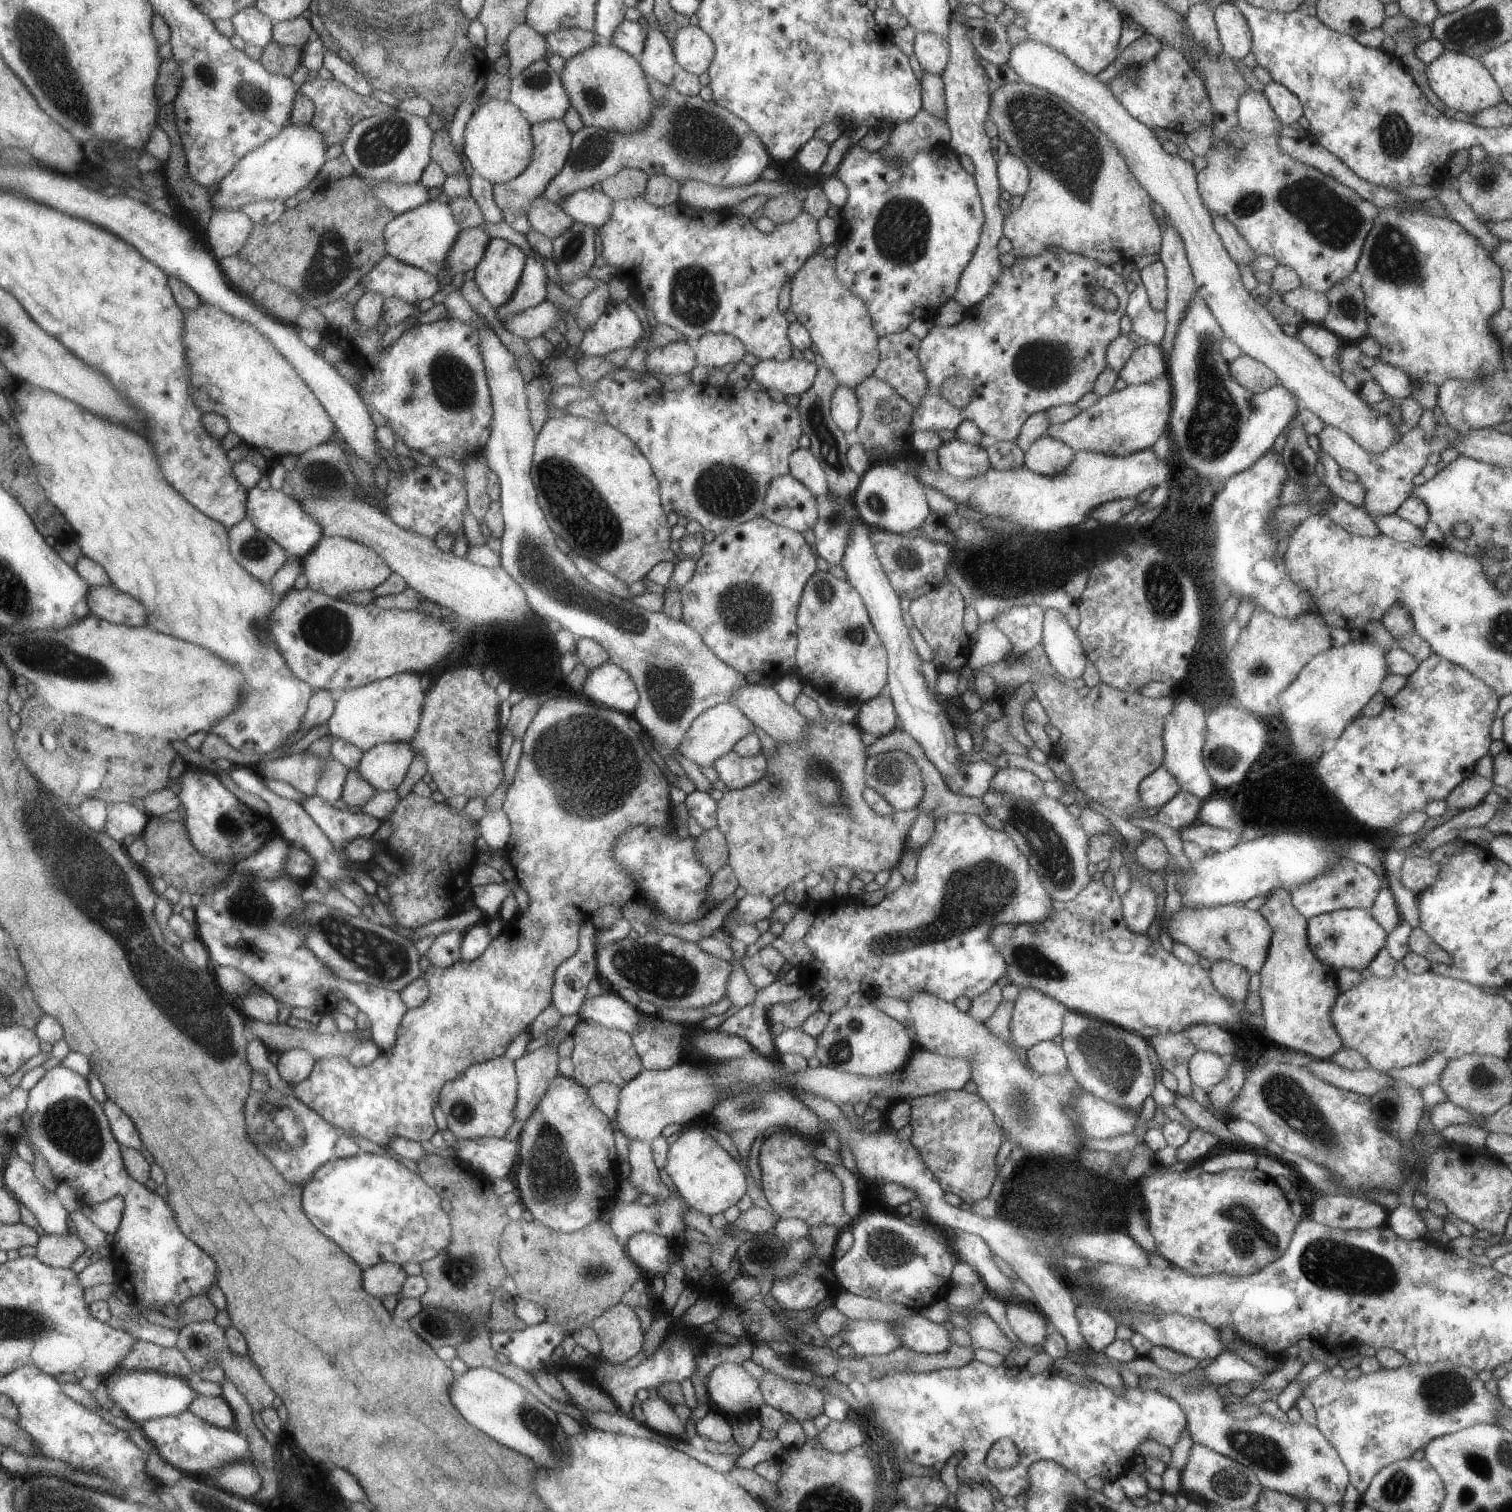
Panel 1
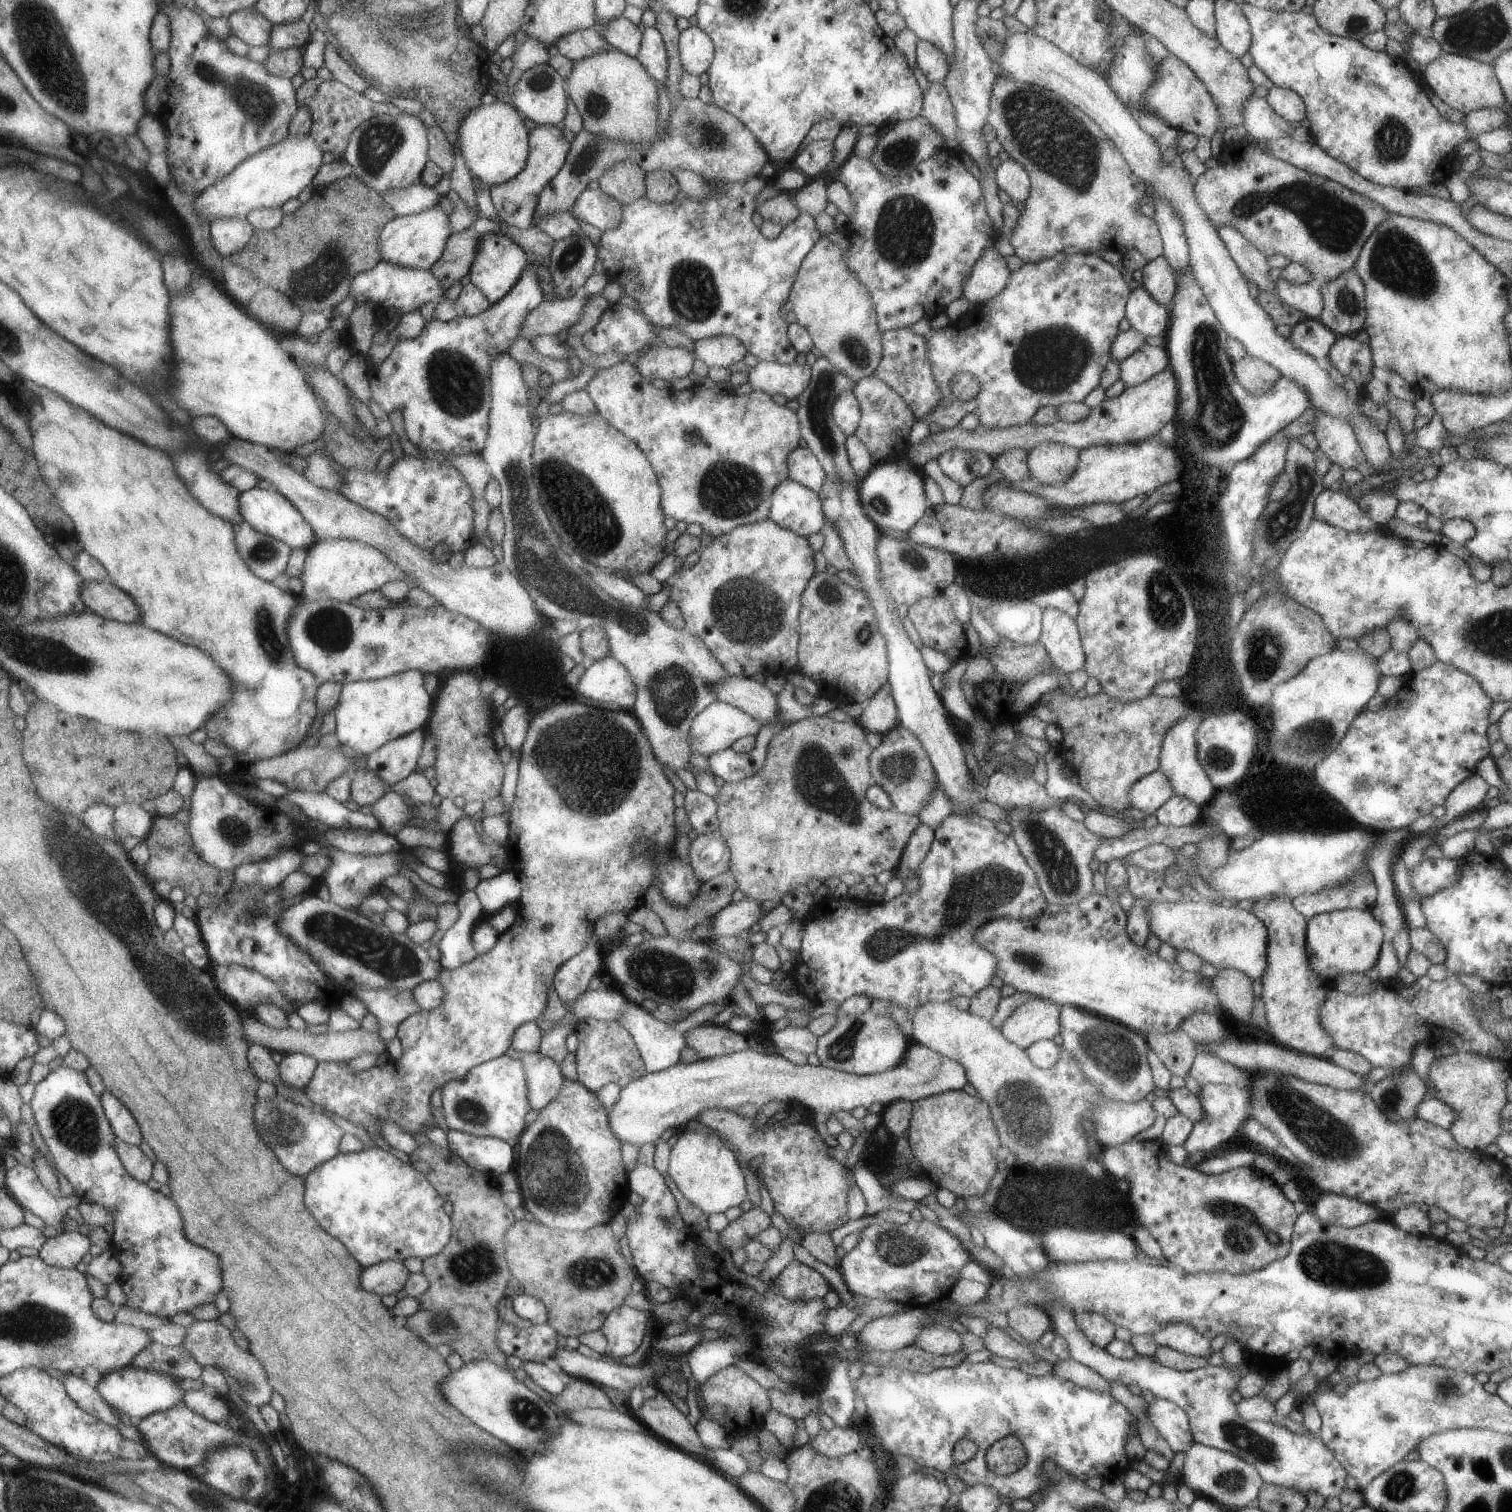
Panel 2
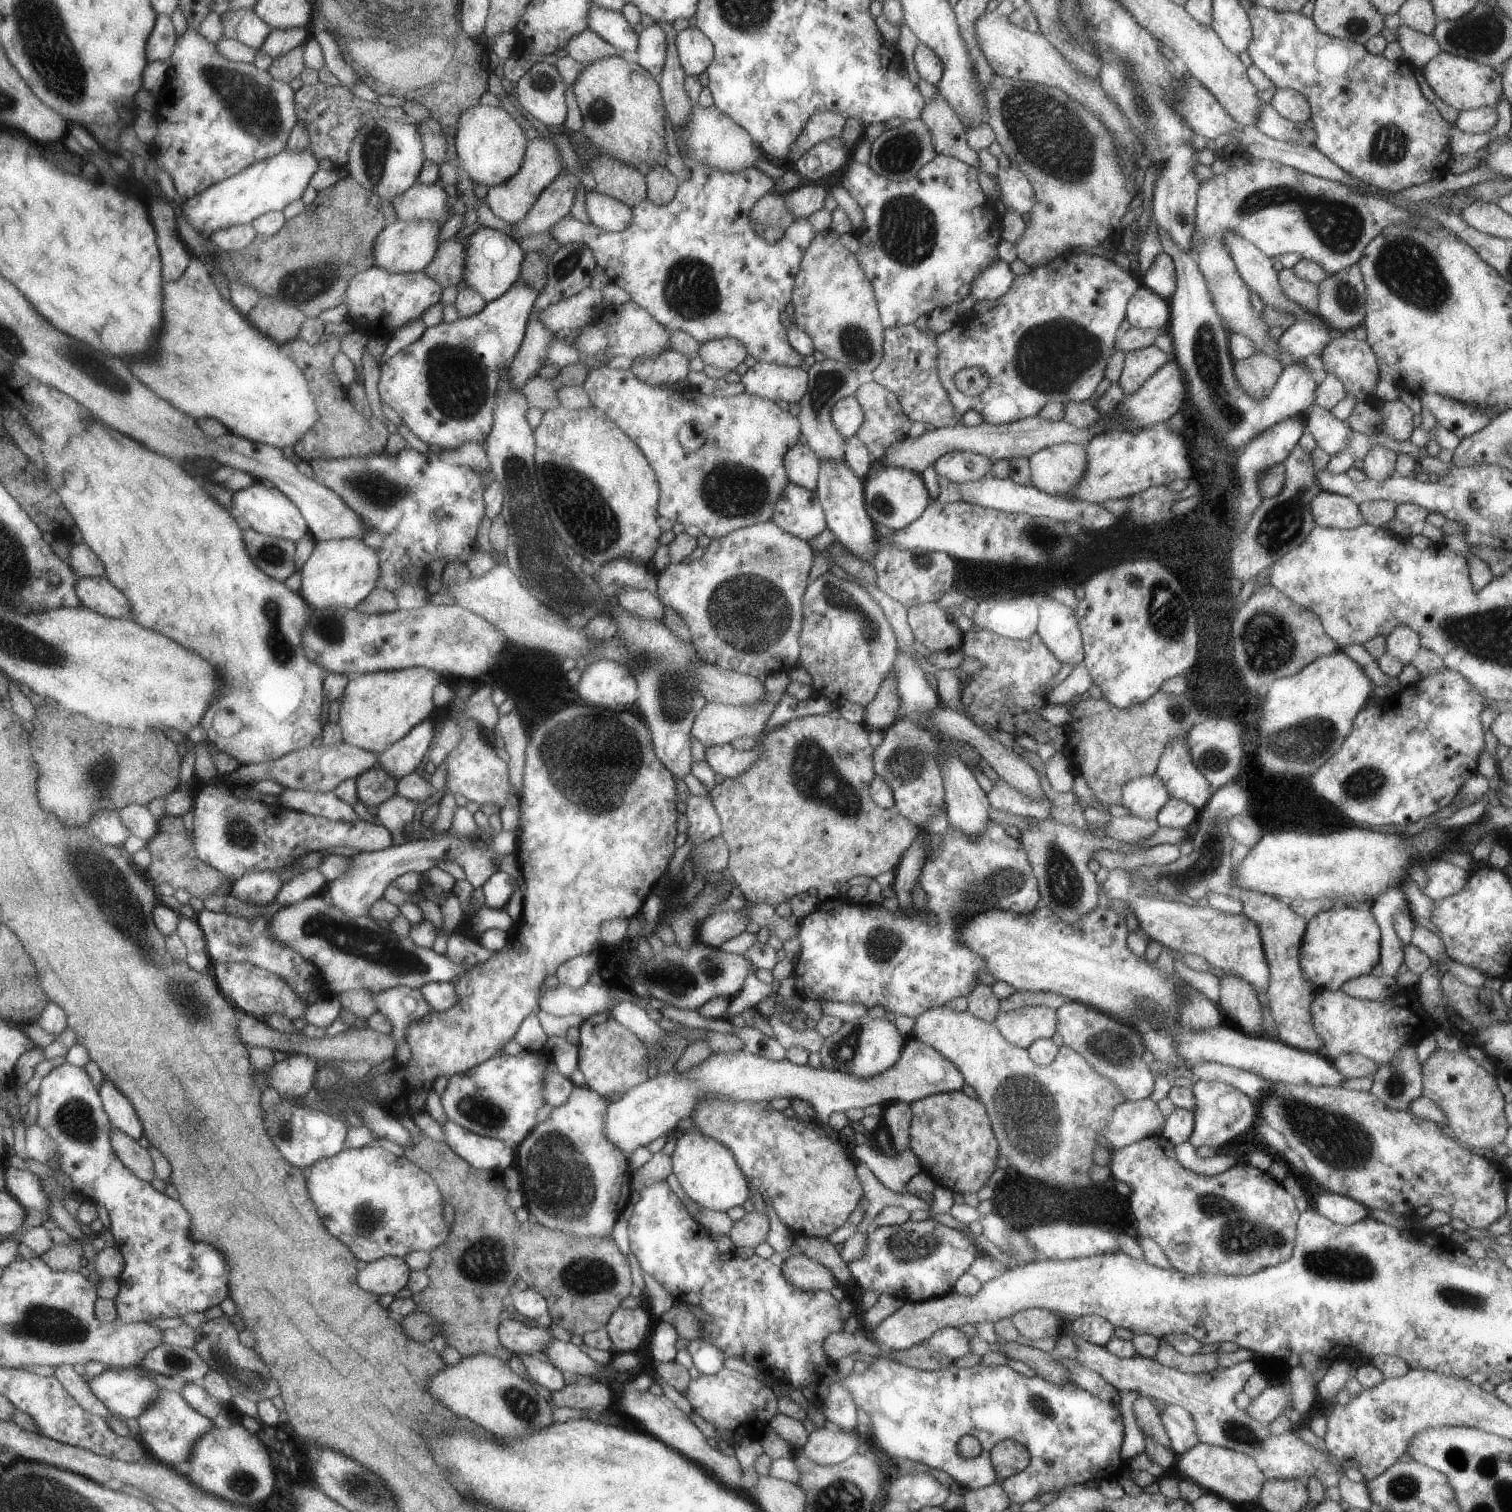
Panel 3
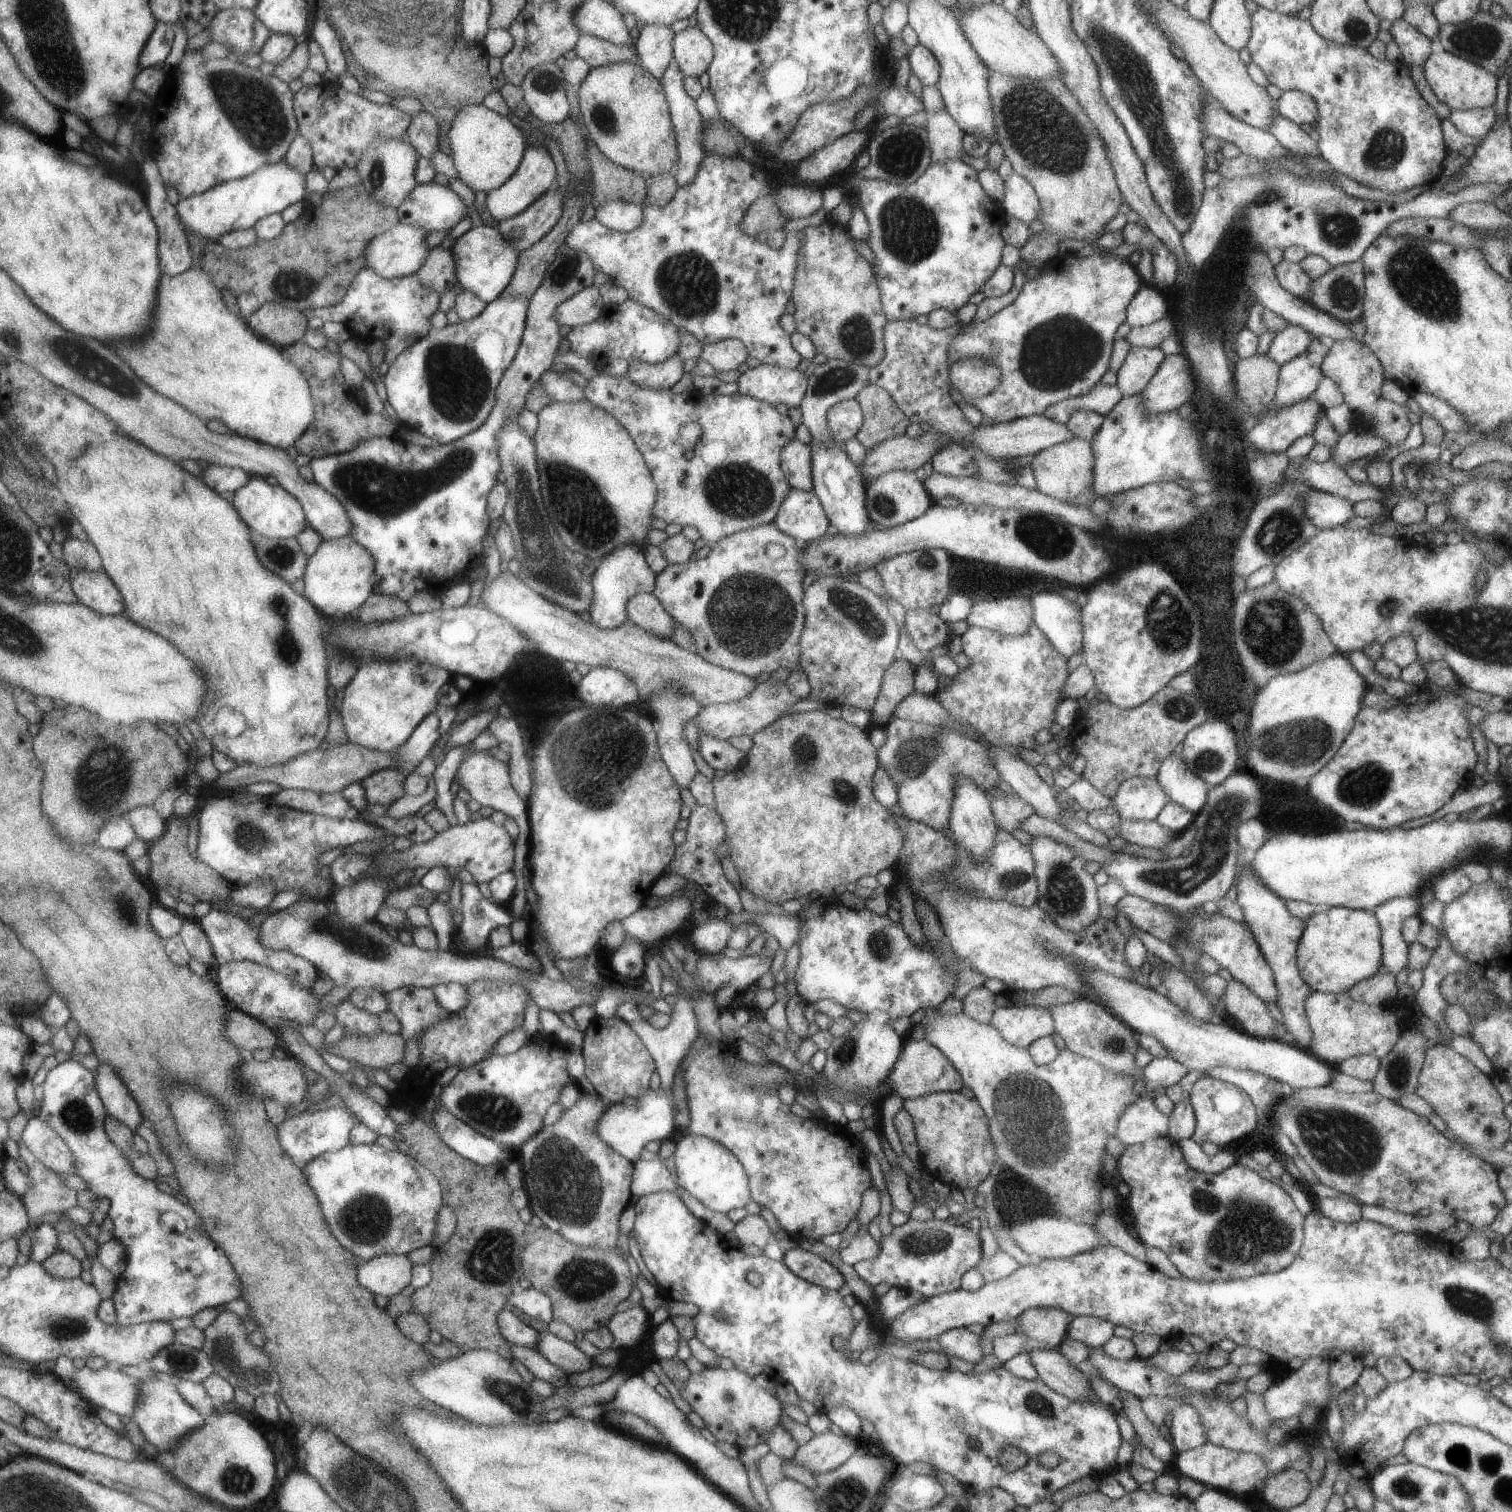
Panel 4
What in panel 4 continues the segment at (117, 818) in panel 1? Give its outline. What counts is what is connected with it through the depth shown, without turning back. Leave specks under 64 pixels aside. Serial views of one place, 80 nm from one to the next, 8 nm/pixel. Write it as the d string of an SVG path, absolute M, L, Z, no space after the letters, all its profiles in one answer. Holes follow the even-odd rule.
M137 807L129 813L124 814L124 818L134 827L136 834L148 845L157 841L167 831L167 819L152 807Z

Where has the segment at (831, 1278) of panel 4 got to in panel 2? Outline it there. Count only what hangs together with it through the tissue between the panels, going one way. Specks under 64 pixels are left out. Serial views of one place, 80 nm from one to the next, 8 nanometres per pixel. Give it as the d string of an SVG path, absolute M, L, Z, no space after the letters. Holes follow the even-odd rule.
M794 1260L780 1272L777 1279L774 1280L774 1284L780 1287L780 1290L784 1293L786 1298L790 1300L803 1300L810 1301L815 1298L824 1298L828 1292L832 1290L832 1286L826 1278L810 1266L803 1264L797 1260Z

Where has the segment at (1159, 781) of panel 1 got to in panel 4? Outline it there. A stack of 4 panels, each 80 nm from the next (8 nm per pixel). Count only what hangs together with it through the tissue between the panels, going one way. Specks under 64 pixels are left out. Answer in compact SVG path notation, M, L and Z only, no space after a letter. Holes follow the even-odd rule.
M1127 778L1111 798L1113 808L1124 821L1157 820L1159 812L1171 800L1155 778Z

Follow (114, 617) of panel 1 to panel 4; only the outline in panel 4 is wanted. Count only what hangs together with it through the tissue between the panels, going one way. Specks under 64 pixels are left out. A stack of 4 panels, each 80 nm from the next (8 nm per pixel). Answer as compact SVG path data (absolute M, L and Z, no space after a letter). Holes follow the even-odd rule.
M104 570L74 572L73 585L80 601L103 615L125 614L125 599Z

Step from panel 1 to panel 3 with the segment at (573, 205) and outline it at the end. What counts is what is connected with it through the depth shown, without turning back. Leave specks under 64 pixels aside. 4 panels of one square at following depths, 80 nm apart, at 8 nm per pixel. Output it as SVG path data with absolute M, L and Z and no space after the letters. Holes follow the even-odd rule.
M591 191L586 192L587 214L592 224L605 231L623 231L633 223L633 207L622 201Z

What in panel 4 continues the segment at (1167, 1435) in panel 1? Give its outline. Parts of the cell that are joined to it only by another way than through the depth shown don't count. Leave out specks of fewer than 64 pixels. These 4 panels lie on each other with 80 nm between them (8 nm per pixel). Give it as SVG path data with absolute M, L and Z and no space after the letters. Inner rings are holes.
M670 1191L643 1196L634 1207L636 1218L633 1230L641 1256L658 1284L656 1287L667 1300L692 1303L699 1308L693 1320L695 1337L700 1342L714 1350L720 1358L732 1360L736 1368L751 1377L765 1374L777 1380L778 1384L792 1384L797 1394L814 1404L821 1413L842 1407L853 1410L862 1420L869 1420L879 1434L883 1455L890 1456L898 1464L897 1468L906 1469L912 1462L920 1460L931 1464L935 1471L952 1474L963 1484L967 1495L998 1487L1009 1492L1018 1505L1027 1507L1049 1500L1054 1492L1084 1476L1102 1479L1117 1468L1115 1460L1124 1439L1114 1410L1102 1402L1070 1400L1052 1390L1040 1378L1034 1381L1021 1379L1003 1366L983 1374L972 1374L950 1366L936 1370L892 1354L869 1364L853 1360L848 1349L837 1349L833 1343L836 1337L849 1339L857 1325L851 1308L838 1290L808 1282L794 1274L784 1261L776 1261L766 1255L751 1257L741 1249L730 1247L725 1235L694 1216L680 1196ZM752 1270L762 1276L760 1286L755 1287L746 1279L747 1272ZM717 1310L726 1313L725 1322L715 1318ZM1188 1403L1178 1405L1172 1412L1173 1447L1177 1452L1187 1451L1208 1442L1201 1414ZM1001 1443L1026 1452L1026 1464L1008 1472L995 1457L995 1449ZM1047 1450L1061 1456L1061 1463L1056 1468L1047 1469L1039 1463L1038 1455Z

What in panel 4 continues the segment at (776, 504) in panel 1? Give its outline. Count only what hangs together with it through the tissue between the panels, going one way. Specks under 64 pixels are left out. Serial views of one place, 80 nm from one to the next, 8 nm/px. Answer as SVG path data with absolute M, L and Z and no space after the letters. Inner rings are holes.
M792 487L780 505L775 525L788 536L807 544L823 537L830 521L816 493Z

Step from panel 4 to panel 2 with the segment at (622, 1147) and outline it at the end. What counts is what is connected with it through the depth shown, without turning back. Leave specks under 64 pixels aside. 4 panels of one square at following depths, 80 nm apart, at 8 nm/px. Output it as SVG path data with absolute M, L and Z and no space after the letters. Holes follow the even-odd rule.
M911 1041L905 1057L902 1062L898 1063L898 1066L871 1075L837 1071L822 1065L797 1065L787 1061L781 1054L767 1055L748 1048L731 1055L700 1059L690 1064L678 1062L667 1069L646 1073L642 1078L633 1080L623 1087L618 1102L615 1102L607 1111L614 1136L621 1143L628 1142L641 1147L643 1144L655 1144L667 1128L674 1129L686 1125L689 1120L696 1120L703 1110L712 1107L735 1109L746 1103L761 1107L771 1100L782 1100L791 1106L797 1104L814 1110L815 1129L828 1147L835 1148L839 1145L839 1141L829 1133L827 1127L828 1118L832 1114L840 1112L840 1110L850 1112L856 1107L868 1108L874 1102L880 1102L884 1106L896 1101L914 1102L946 1091L960 1090L962 1081L959 1062L914 1041Z

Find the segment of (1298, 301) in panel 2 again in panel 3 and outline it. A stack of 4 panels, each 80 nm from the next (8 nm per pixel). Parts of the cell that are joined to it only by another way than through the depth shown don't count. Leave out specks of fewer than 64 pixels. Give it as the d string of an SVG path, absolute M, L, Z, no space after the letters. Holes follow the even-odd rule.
M1283 267L1277 272L1279 283L1286 296L1300 306L1318 314L1319 288L1313 282L1297 277L1293 268Z

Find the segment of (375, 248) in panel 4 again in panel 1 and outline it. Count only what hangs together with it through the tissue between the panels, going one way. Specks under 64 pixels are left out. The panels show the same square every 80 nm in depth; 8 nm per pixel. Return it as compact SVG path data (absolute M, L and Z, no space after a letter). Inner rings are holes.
M429 200L414 210L395 216L384 229L386 252L400 262L434 275L438 280L445 273L445 258L462 230L454 218L451 206Z

